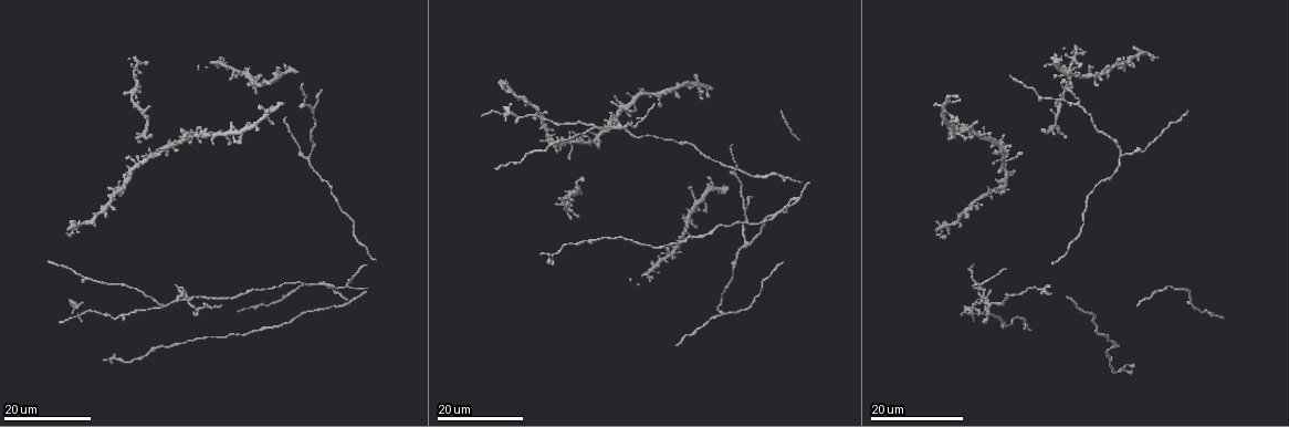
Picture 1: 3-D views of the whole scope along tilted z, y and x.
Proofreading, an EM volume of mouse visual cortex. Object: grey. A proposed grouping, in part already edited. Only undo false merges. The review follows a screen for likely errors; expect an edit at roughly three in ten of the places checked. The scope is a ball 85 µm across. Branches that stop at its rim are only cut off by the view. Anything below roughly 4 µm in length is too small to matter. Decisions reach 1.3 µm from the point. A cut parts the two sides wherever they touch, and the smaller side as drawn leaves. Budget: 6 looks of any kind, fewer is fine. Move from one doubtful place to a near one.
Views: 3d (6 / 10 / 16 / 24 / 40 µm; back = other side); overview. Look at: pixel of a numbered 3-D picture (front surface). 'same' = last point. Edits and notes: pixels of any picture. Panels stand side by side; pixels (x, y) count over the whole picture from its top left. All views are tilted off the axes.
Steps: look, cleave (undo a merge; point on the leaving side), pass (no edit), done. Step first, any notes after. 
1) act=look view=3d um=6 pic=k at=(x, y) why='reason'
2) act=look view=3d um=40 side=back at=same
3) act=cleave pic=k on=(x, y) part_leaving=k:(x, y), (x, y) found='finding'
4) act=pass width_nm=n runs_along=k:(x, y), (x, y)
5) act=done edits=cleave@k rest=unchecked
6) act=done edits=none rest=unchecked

act=look view=3d um=24 pic=1 at=(307, 159) why='three-way junction'

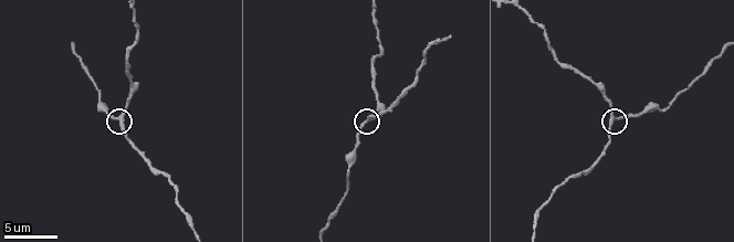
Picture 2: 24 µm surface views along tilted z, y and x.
act=look view=3d um=10 pic=2 at=(366, 122) why='zoom in'

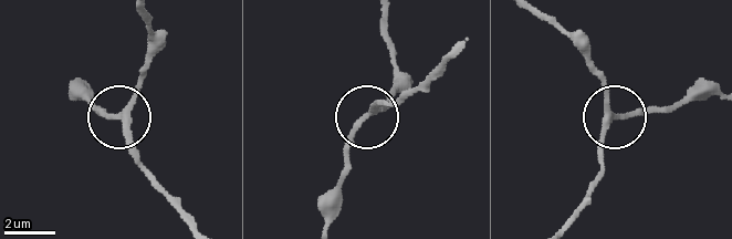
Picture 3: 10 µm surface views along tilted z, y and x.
act=pass width_nm=240 runs_along=3:(453, 55), (362, 125), (345, 174) found='one neuron here'

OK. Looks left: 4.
act=look view=3d um=24 pic=1 at=(695, 199) why='looks like a crossing'

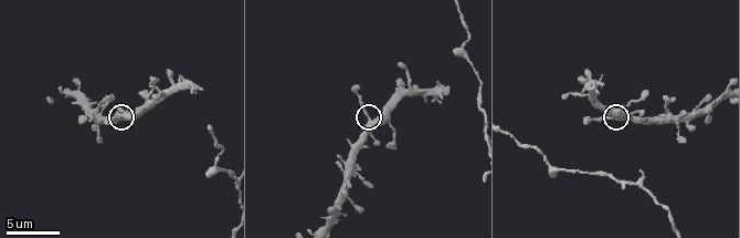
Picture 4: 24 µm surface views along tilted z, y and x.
act=look view=3d um=6 pic=4 at=(369, 120)

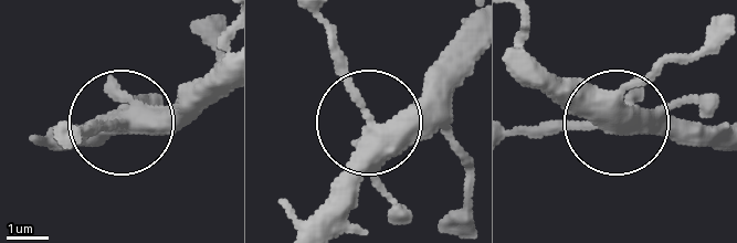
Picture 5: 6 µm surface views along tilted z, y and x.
act=look view=3d um=6 side=back pic=5 at=(120, 119)

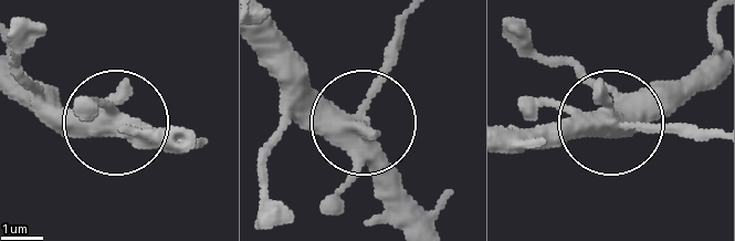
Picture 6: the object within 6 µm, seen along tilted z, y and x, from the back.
act=pass arms=4 found='all the same neuron'

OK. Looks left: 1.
act=done edits=none rest=unchecked

